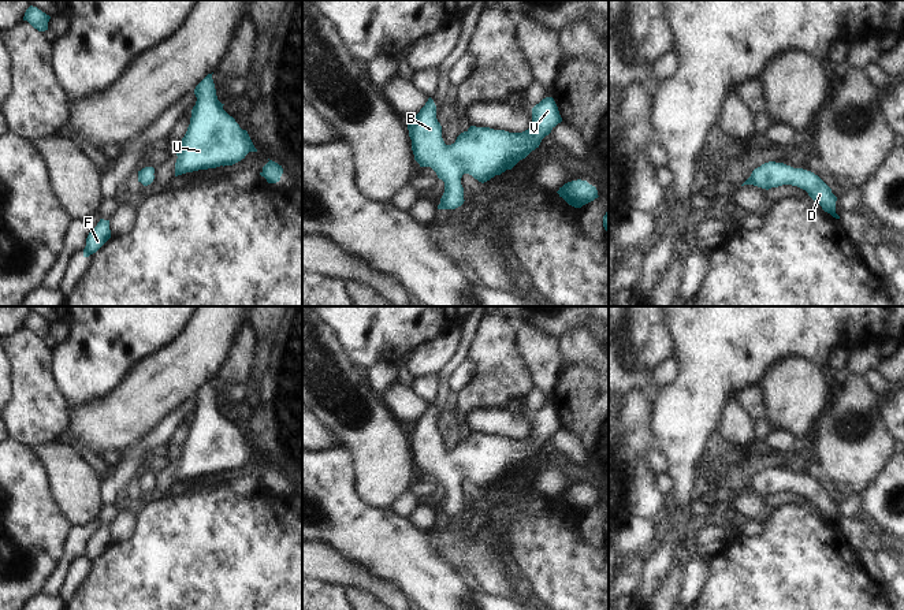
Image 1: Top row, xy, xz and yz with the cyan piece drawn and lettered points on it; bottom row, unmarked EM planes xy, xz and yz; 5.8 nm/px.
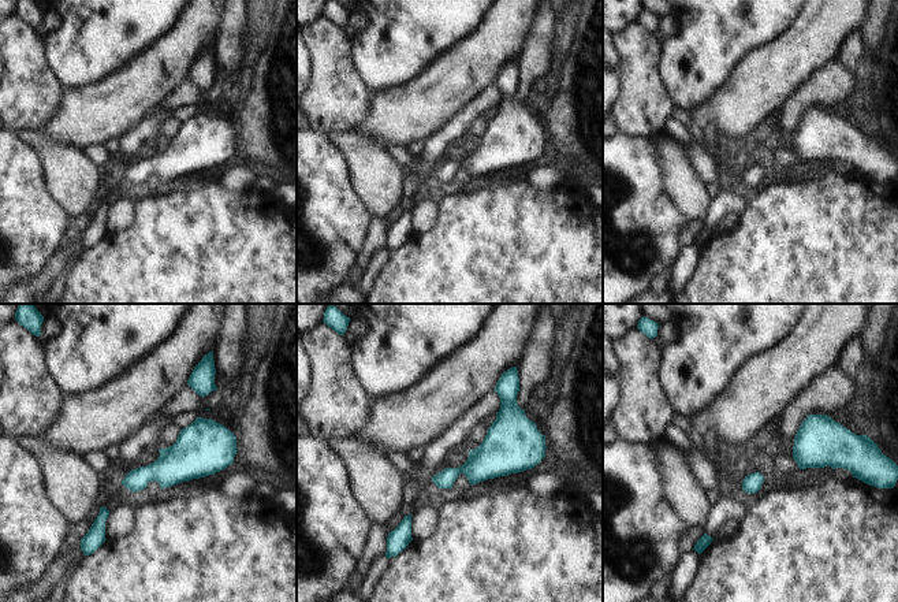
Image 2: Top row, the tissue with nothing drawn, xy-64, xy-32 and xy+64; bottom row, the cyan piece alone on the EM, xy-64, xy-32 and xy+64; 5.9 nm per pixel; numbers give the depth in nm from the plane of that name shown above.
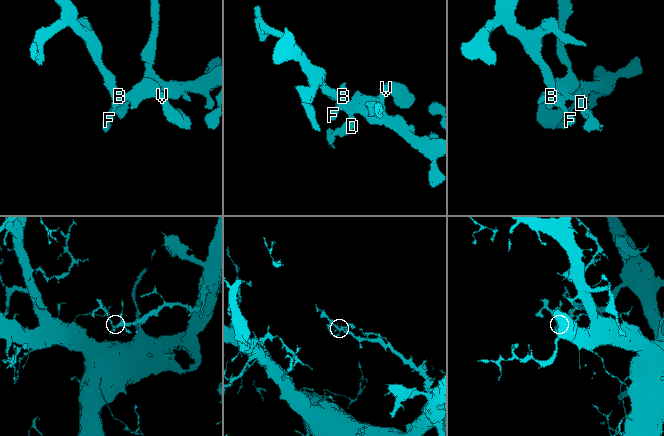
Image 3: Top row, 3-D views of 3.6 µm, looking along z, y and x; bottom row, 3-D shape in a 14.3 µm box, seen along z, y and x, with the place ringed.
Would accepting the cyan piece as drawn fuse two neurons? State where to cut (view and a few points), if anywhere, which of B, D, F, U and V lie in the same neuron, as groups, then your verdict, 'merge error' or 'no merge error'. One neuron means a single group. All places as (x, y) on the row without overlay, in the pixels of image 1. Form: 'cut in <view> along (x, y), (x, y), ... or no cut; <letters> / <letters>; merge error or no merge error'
no cut; B D F U V; no merge error

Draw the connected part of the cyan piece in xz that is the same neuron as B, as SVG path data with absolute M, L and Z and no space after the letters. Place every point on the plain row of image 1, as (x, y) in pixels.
M429 403L420 419L408 428L414 466L431 473L444 488L438 516L455 516L464 510L464 480L484 490L511 476L520 466L539 454L542 446L562 428L553 403L543 405L532 414L532 429L522 439L470 432L455 449L446 451L436 412Z

